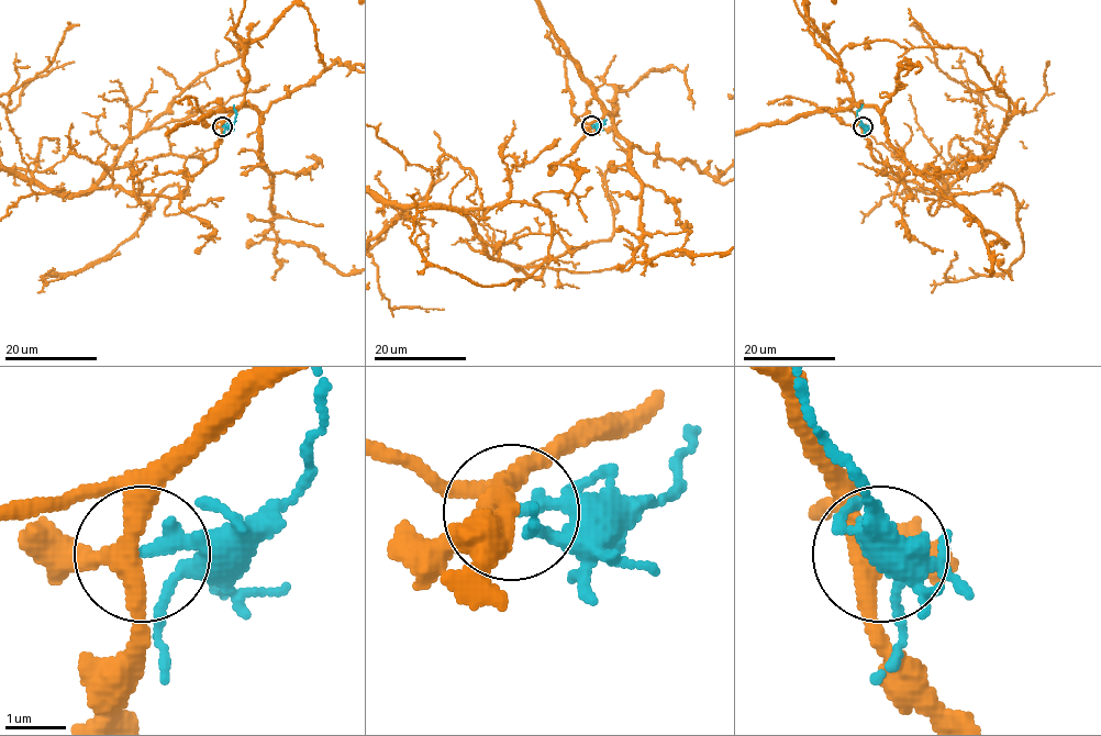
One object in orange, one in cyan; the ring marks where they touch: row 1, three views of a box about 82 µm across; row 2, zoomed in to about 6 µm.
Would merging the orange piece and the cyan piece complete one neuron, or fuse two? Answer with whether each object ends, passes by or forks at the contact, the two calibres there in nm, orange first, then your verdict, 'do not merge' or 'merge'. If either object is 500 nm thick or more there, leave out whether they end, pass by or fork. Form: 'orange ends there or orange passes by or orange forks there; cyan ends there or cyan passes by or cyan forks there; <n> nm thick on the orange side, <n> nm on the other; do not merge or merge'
orange forks there; cyan ends there; 320 nm thick on the orange side, 240 nm on the other; do not merge

